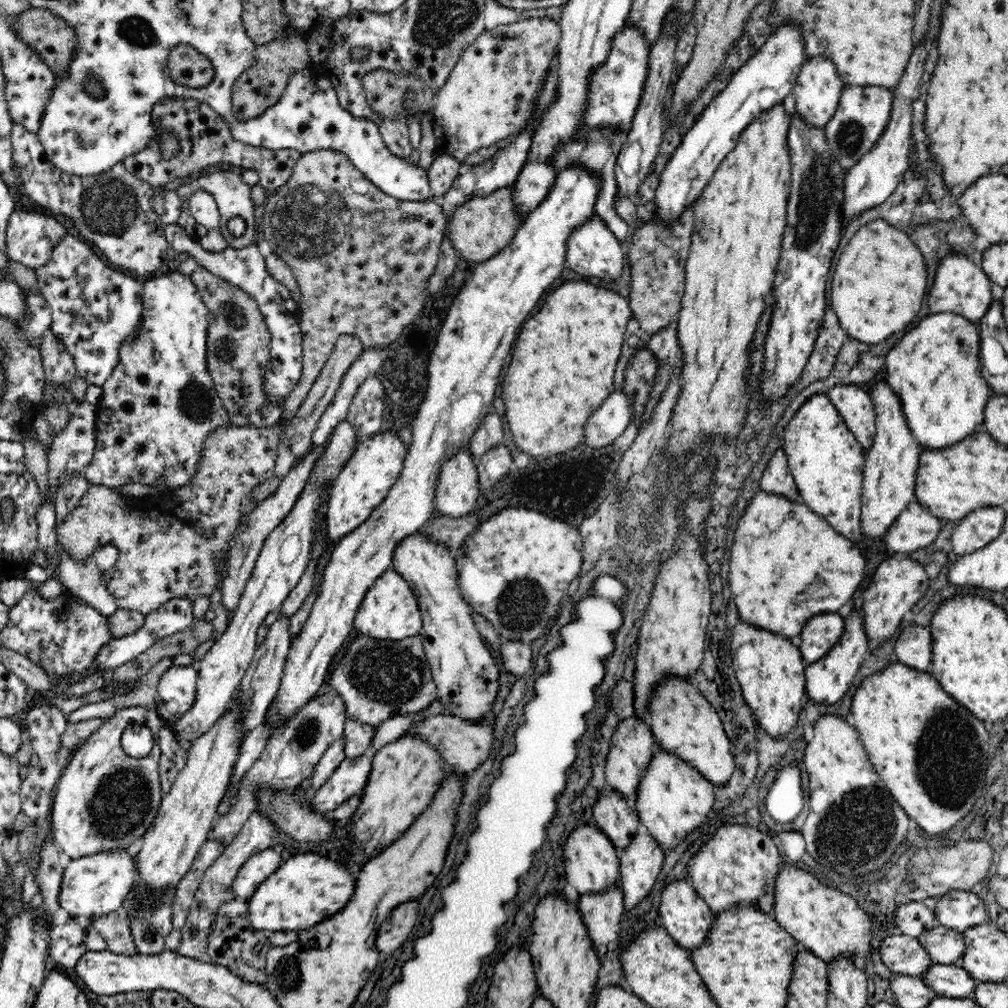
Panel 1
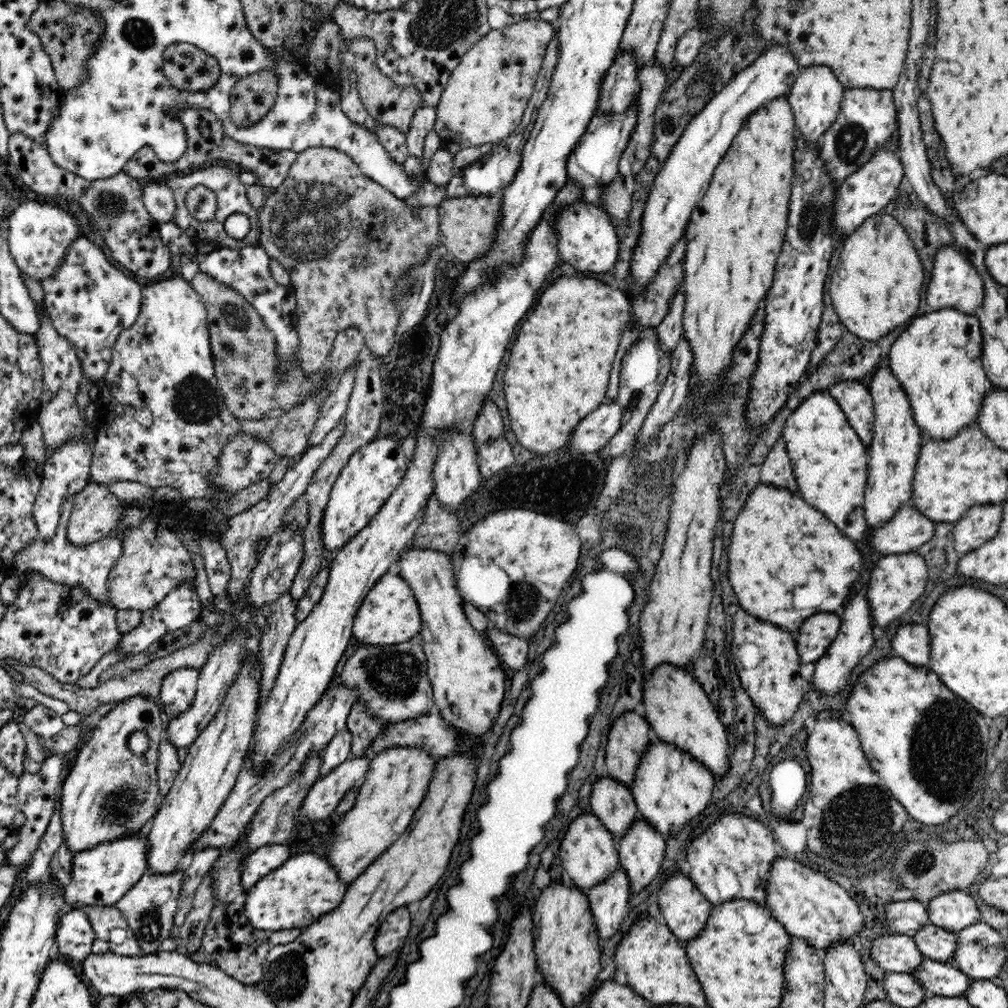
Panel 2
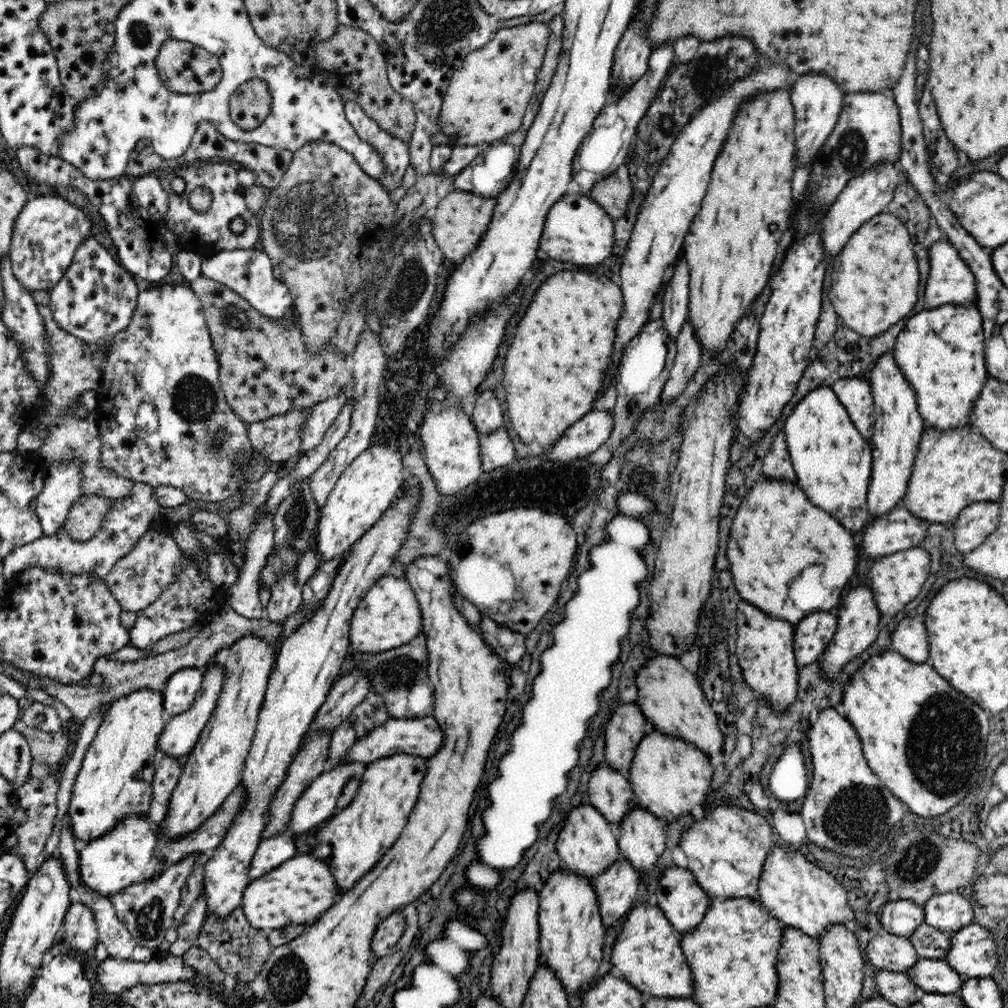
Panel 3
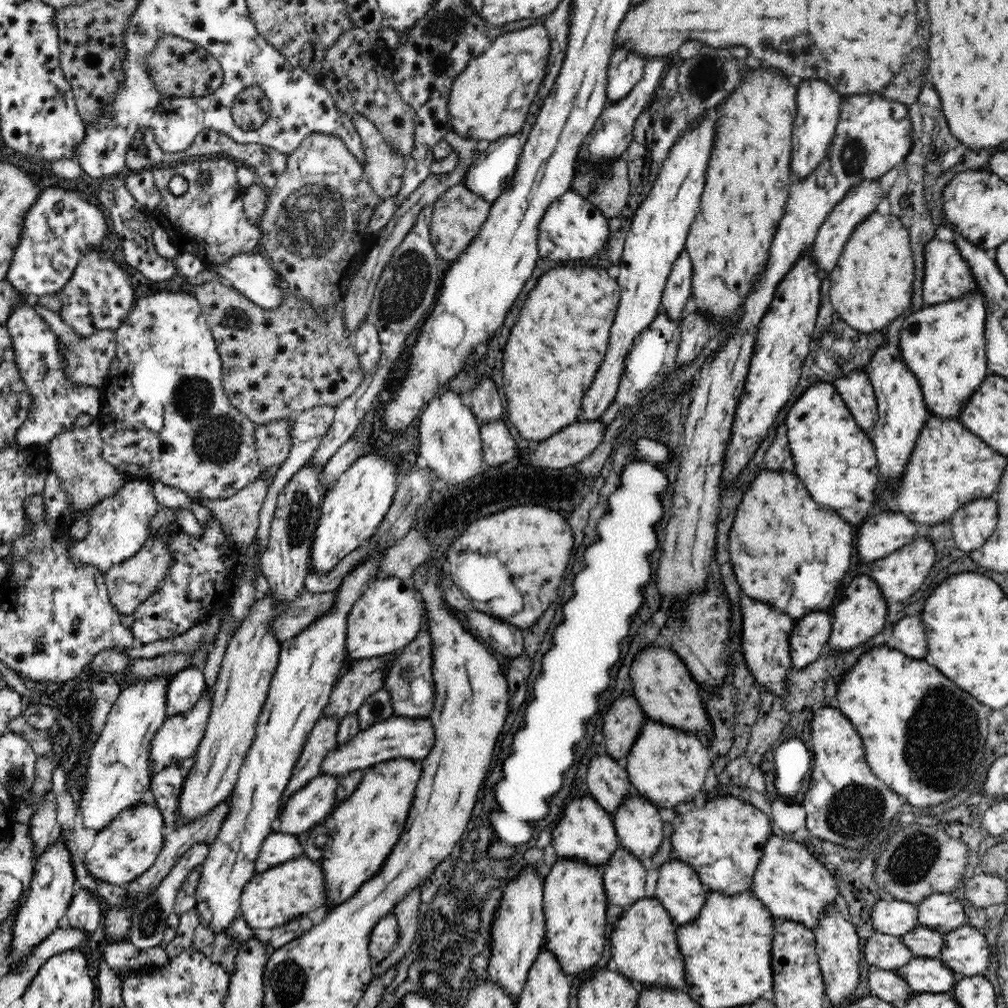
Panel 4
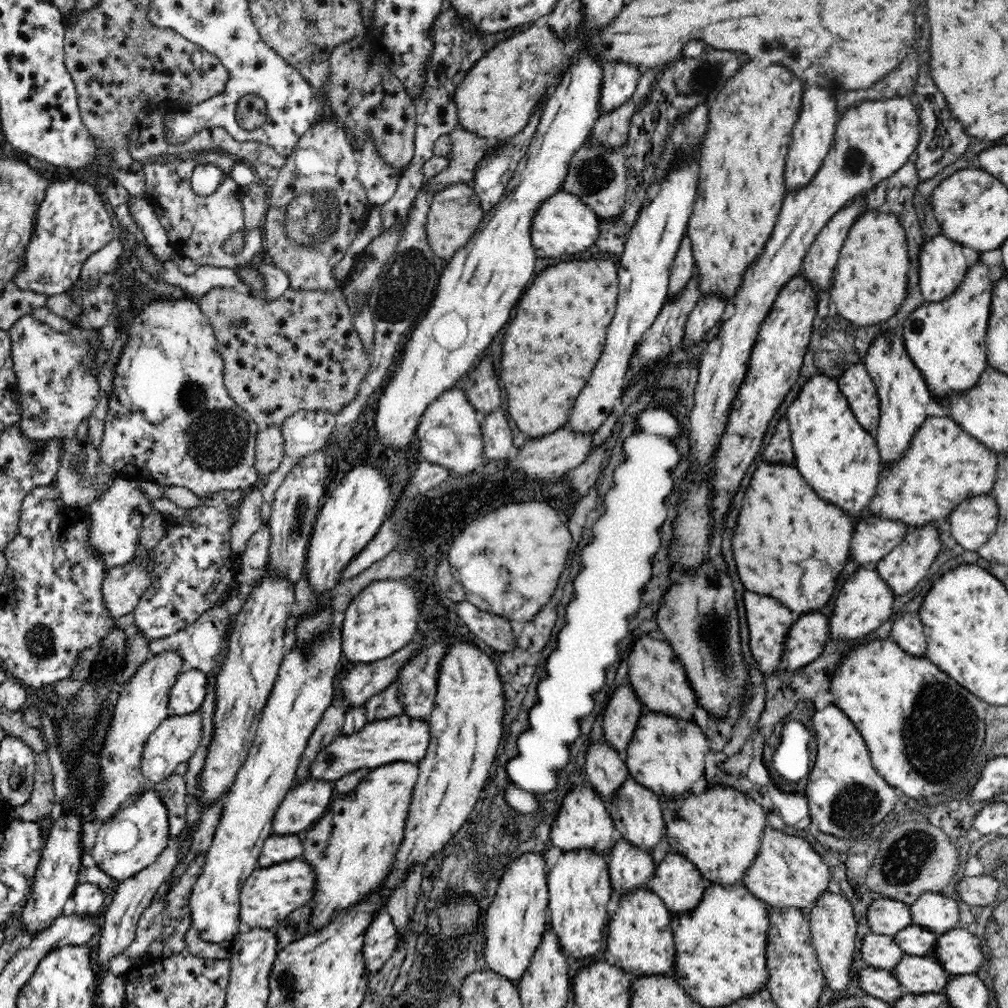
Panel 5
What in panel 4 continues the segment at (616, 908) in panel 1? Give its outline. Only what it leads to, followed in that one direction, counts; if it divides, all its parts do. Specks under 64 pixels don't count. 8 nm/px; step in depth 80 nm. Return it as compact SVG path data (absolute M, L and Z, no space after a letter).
M619 846L602 869L607 910L615 906L624 911L643 899L648 869L646 862L636 859L636 856Z

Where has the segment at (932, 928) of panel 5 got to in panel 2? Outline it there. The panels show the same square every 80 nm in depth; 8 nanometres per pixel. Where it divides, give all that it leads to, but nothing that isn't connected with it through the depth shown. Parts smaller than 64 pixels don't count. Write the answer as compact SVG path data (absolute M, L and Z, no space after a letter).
M966 890L942 893L926 904L930 923L939 928L946 929L950 933L958 934L964 928L973 926L982 921L976 900L974 900Z

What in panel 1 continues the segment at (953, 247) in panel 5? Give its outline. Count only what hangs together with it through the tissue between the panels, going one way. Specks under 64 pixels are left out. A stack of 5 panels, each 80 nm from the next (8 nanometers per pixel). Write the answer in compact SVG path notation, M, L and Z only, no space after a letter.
M949 254L940 261L938 272L934 279L934 286L930 290L930 310L934 314L952 313L960 315L972 323L977 323L988 312L994 302L990 279L966 255Z

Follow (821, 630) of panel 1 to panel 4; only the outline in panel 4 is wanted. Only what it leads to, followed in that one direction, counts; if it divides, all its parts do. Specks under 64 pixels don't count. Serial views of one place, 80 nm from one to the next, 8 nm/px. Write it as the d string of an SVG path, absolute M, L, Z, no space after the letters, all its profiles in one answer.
M824 612L808 614L795 623L789 640L794 668L806 668L827 650L833 617Z

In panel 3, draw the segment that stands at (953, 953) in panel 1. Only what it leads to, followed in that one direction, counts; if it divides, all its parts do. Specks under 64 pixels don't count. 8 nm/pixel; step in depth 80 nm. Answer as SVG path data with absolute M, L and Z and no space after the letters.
M924 923L909 936L919 959L934 959L946 961L947 952L951 947L950 934Z

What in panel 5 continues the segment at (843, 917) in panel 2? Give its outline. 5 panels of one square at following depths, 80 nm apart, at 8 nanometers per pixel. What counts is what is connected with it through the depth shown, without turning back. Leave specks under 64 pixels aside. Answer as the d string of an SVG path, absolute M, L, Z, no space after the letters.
M767 827L761 840L759 853L744 875L743 884L772 910L796 908L806 916L812 914L816 902L827 893L831 881L828 865L812 849L807 837L788 835Z

